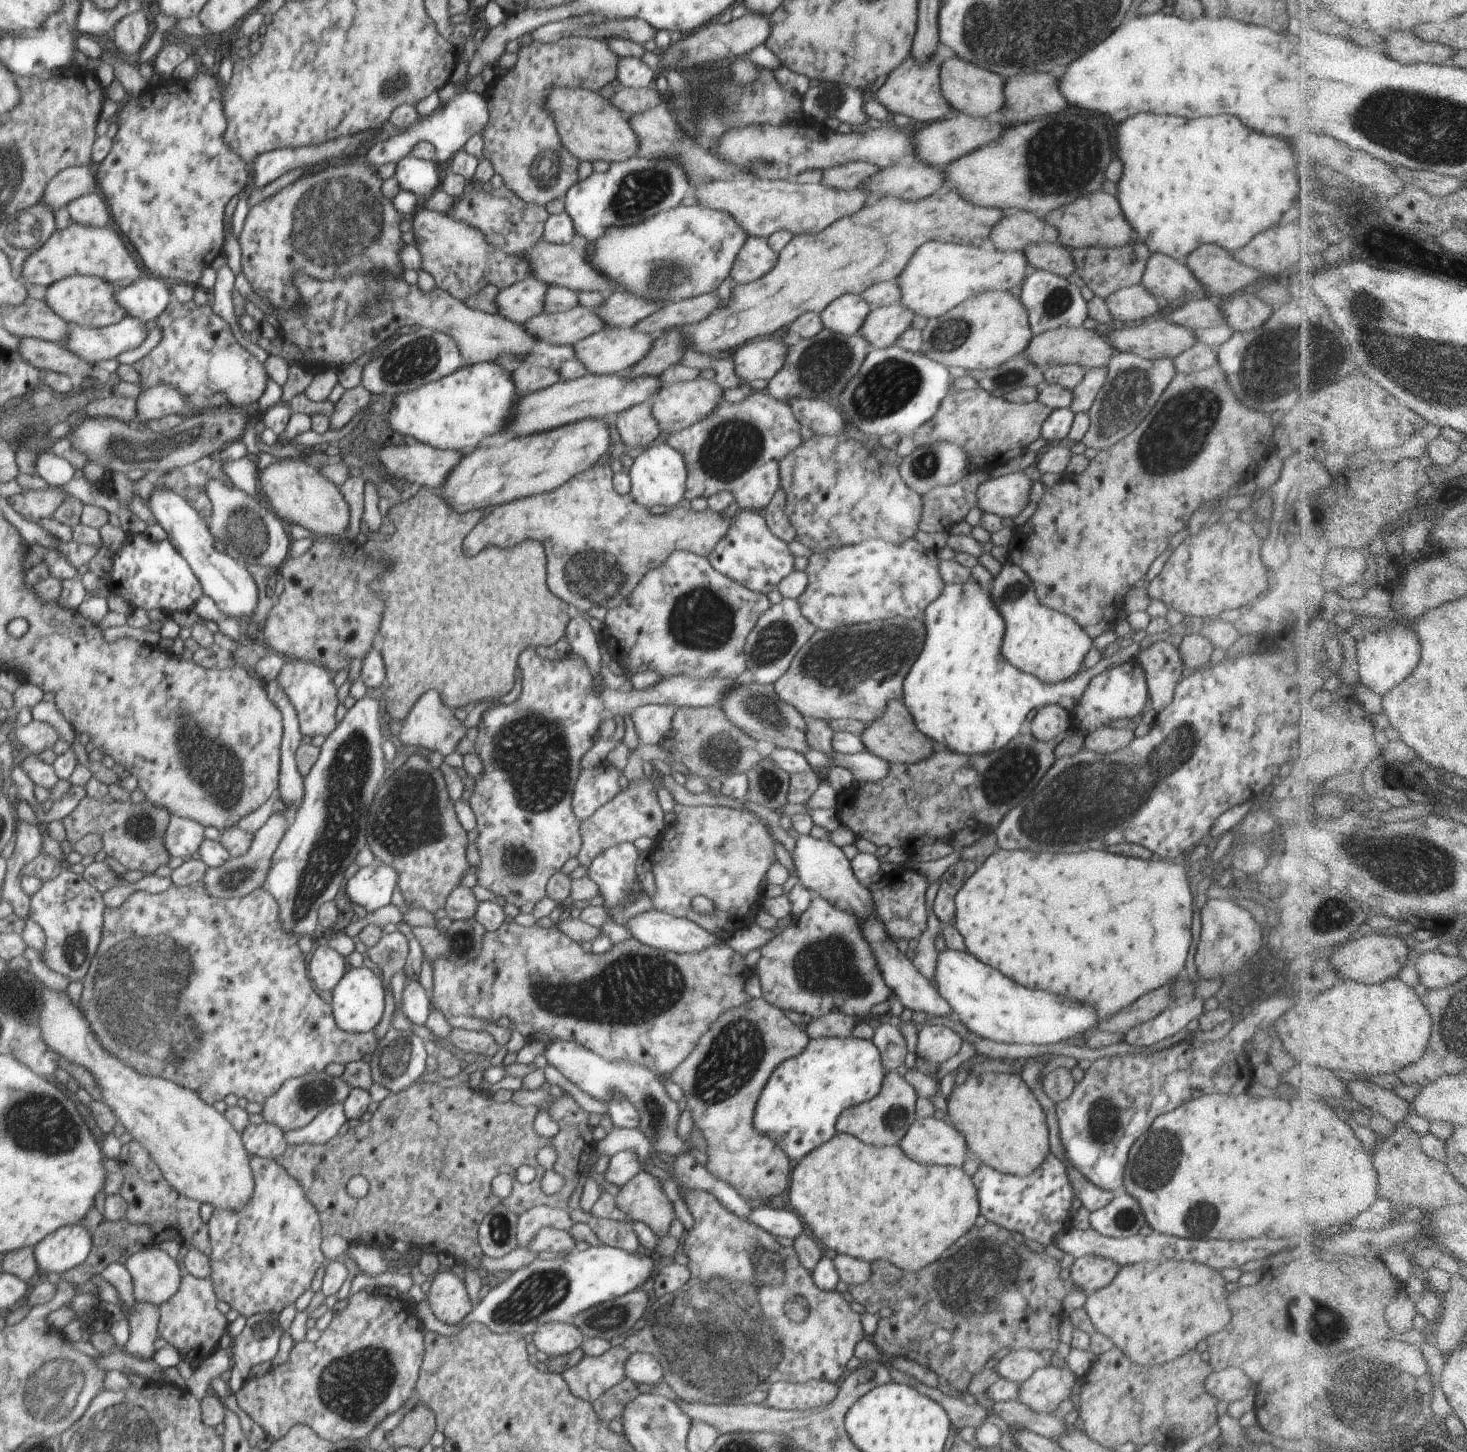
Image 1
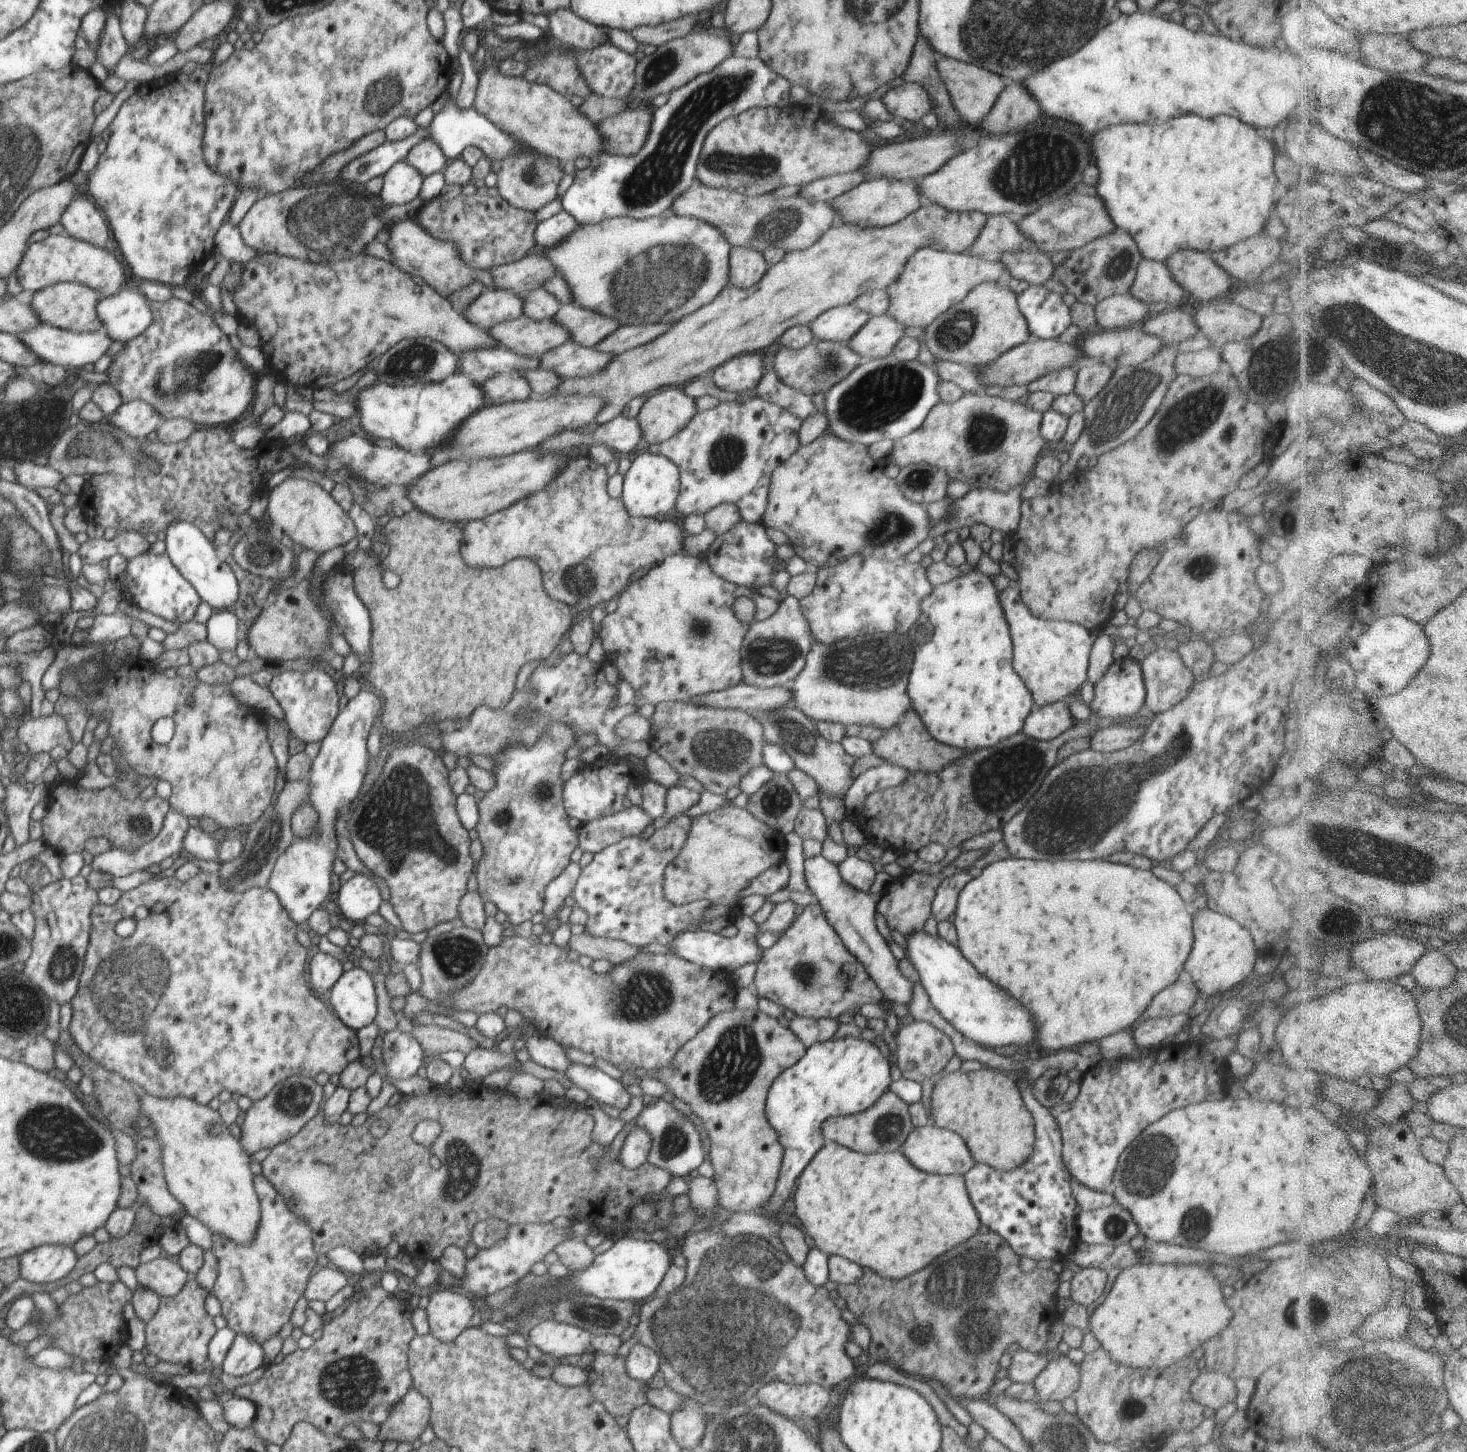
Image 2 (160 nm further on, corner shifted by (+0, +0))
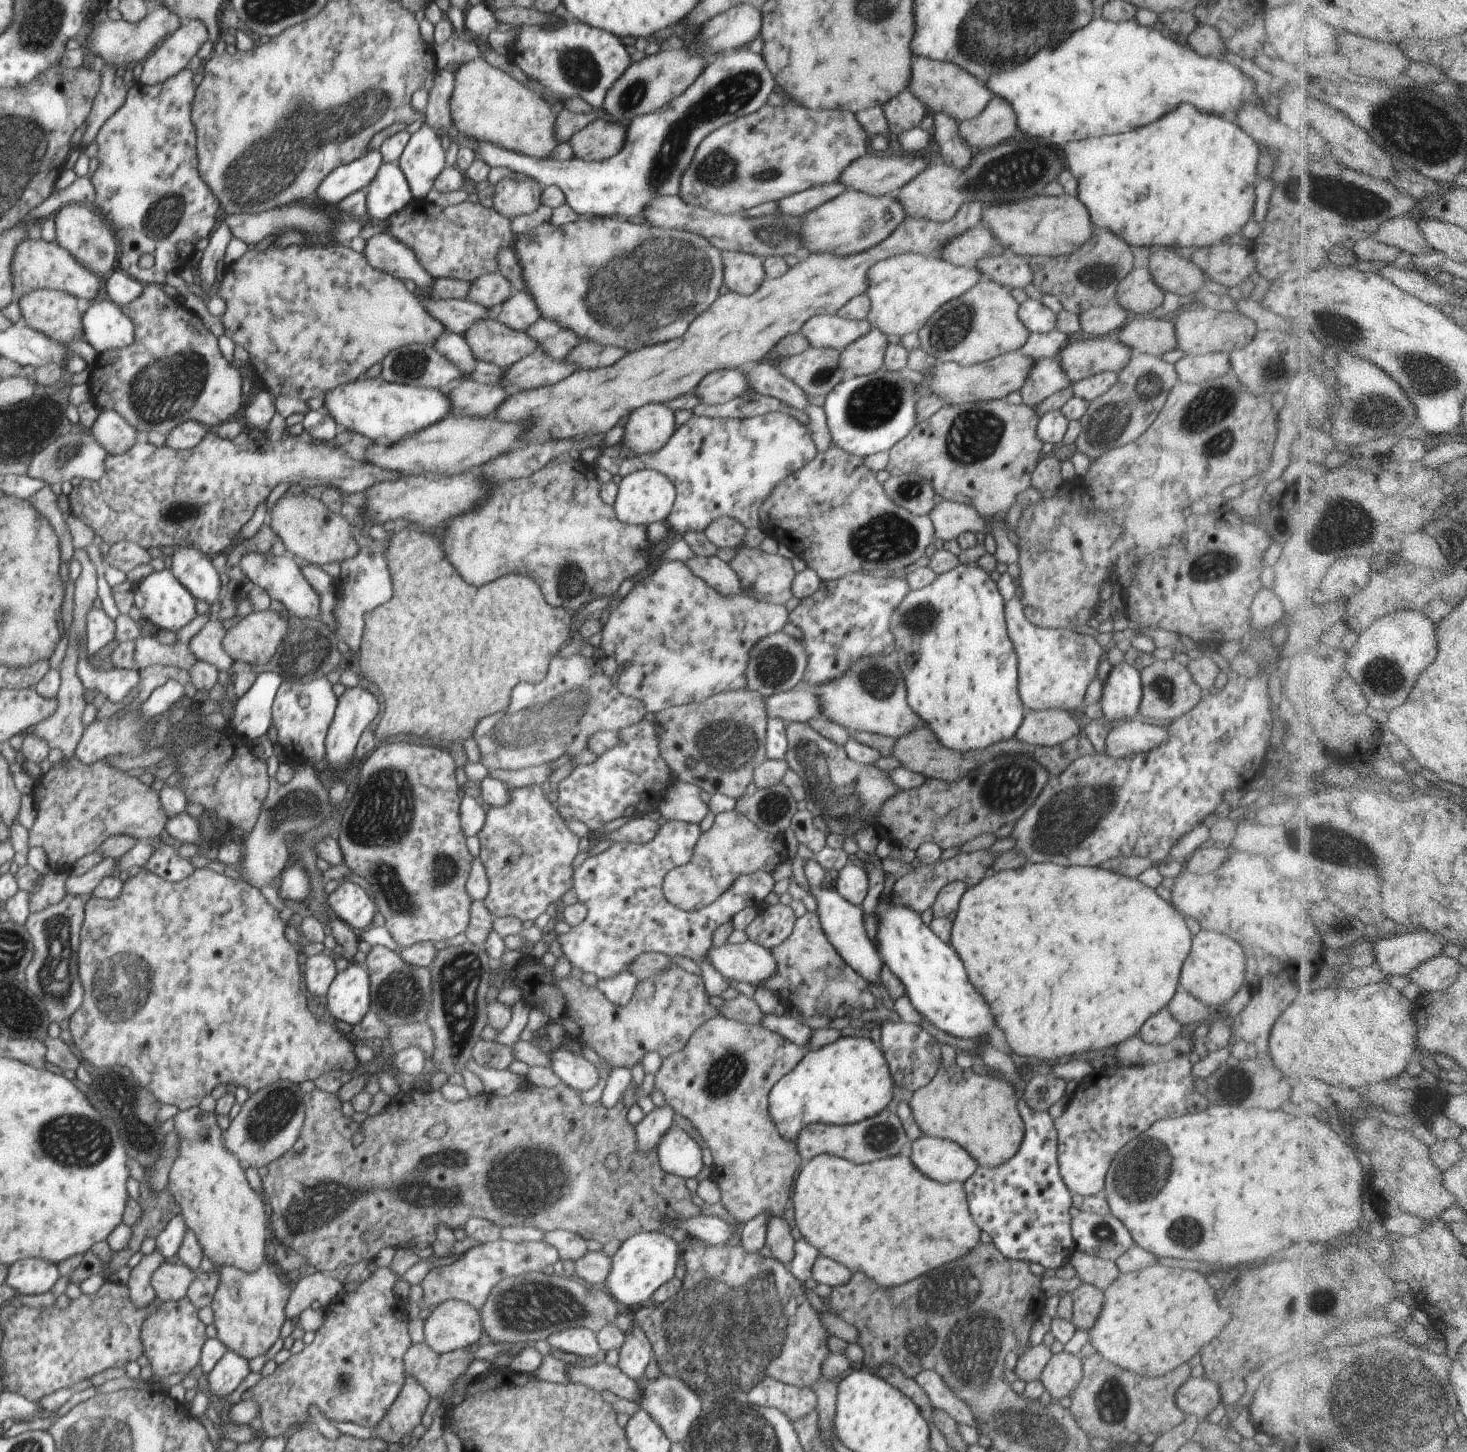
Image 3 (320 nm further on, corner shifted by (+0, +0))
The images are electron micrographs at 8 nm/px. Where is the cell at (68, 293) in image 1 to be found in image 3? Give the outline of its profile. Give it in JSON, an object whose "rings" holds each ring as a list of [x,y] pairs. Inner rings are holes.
{"rings":[[[43,289],[30,292],[18,301],[26,326],[44,332],[48,338],[68,344],[84,335],[84,324],[76,296]]]}

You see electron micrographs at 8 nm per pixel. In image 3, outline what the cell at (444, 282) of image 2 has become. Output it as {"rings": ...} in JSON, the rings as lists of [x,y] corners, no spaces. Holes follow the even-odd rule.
{"rings":[[[387,231],[376,234],[365,244],[363,254],[372,268],[378,268],[402,281],[412,280],[419,293],[430,292],[436,278],[422,268],[418,256],[412,248],[408,248],[408,244],[402,244],[402,240],[394,238]]]}

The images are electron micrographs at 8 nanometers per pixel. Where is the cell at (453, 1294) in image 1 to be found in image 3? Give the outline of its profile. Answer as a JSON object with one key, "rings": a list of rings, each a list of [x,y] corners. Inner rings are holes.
{"rings":[[[446,1300],[431,1308],[425,1321],[425,1342],[435,1352],[445,1354],[485,1341],[481,1315],[460,1300]]]}

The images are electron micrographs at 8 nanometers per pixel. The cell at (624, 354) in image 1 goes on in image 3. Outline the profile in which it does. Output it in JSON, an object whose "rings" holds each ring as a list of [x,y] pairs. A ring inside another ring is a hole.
{"rings":[[[536,349],[530,356],[508,367],[504,372],[504,380],[500,384],[508,391],[552,386],[578,370],[576,364],[566,362],[565,359],[554,360],[546,352]]]}

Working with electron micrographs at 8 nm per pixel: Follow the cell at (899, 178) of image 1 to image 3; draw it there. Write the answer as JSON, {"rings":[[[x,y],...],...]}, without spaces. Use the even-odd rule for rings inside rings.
{"rings":[[[848,189],[801,218],[802,247],[808,252],[830,252],[834,256],[858,254],[888,238],[905,218],[904,204],[896,196],[870,196]]]}

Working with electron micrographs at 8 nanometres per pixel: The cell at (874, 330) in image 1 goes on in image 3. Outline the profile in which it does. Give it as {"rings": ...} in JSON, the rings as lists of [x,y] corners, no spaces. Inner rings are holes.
{"rings":[[[871,328],[868,334],[858,338],[853,344],[848,344],[841,352],[840,370],[847,377],[863,376],[876,372],[884,366],[884,356],[890,343],[886,334]]]}

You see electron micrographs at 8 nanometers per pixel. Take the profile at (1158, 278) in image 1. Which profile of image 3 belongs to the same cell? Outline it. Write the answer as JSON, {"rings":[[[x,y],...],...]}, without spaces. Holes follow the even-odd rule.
{"rings":[[[1136,268],[1120,282],[1116,290],[1116,301],[1134,316],[1146,316],[1163,304],[1164,290],[1154,282],[1148,268]]]}

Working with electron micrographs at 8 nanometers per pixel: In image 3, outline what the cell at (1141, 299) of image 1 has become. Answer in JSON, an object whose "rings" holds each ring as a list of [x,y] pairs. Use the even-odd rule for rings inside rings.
{"rings":[[[1110,301],[1105,306],[1091,307],[1082,312],[1080,326],[1082,331],[1097,337],[1111,335],[1127,322],[1127,313],[1117,301]]]}

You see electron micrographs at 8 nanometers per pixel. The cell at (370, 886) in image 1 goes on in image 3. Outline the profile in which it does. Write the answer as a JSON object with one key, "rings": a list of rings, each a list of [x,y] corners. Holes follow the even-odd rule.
{"rings":[[[340,882],[338,888],[328,896],[329,909],[356,932],[372,926],[377,912],[375,901],[358,884]]]}

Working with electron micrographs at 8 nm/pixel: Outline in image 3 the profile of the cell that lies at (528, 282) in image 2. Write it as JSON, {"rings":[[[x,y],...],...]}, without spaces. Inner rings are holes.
{"rings":[[[492,272],[484,274],[470,283],[467,300],[484,304],[484,308],[500,306],[510,298],[510,282],[500,274]]]}

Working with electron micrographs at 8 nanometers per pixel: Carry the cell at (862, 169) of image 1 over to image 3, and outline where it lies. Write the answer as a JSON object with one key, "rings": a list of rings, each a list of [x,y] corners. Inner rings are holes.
{"rings":[[[839,181],[814,186],[803,192],[782,198],[778,201],[777,212],[802,218],[808,212],[819,208],[822,204],[833,200],[836,196],[843,194],[847,190],[848,188]]]}

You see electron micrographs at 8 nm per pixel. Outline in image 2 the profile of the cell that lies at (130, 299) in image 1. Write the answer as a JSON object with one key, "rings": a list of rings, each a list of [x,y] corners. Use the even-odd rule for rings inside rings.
{"rings":[[[123,287],[118,294],[100,298],[97,318],[112,341],[128,343],[150,327],[153,313],[149,304],[138,288]]]}

